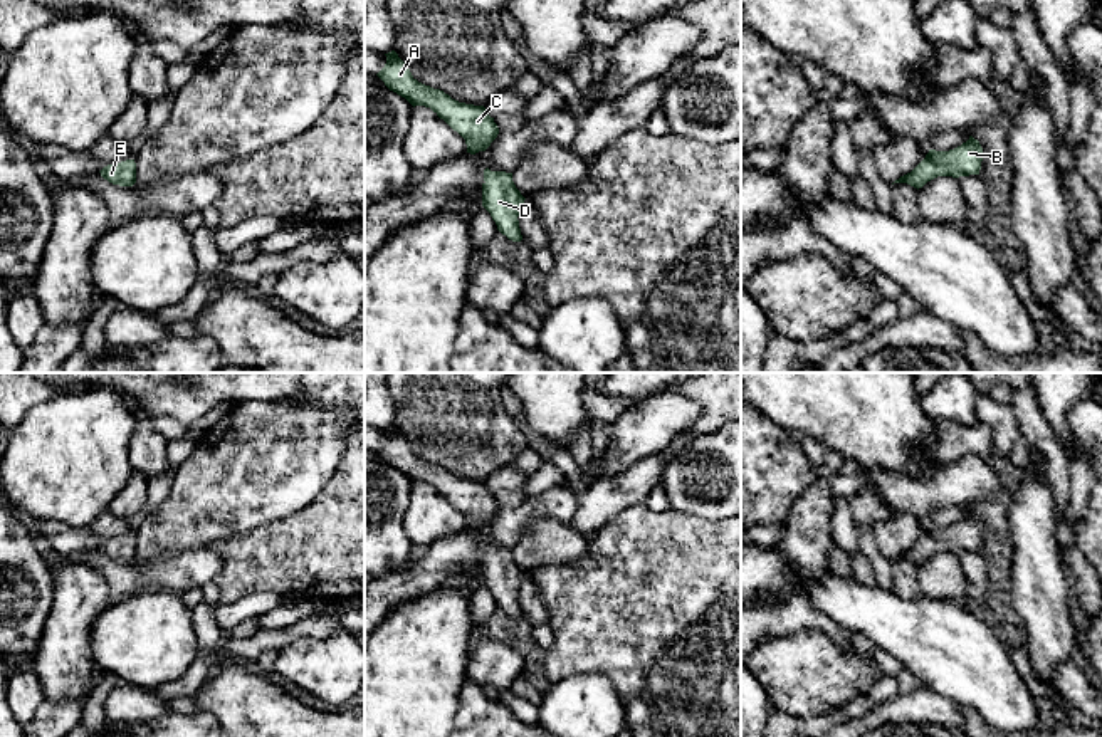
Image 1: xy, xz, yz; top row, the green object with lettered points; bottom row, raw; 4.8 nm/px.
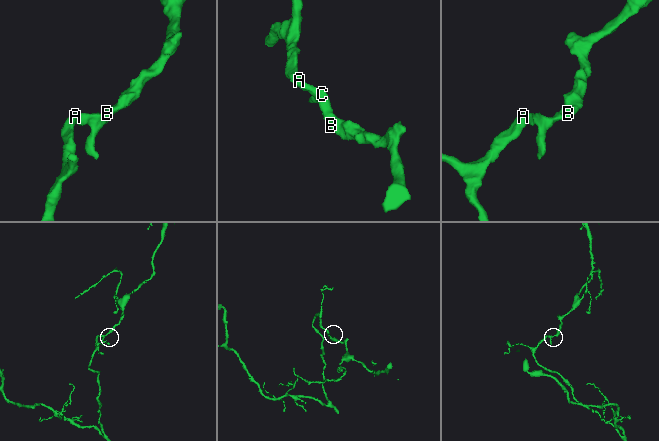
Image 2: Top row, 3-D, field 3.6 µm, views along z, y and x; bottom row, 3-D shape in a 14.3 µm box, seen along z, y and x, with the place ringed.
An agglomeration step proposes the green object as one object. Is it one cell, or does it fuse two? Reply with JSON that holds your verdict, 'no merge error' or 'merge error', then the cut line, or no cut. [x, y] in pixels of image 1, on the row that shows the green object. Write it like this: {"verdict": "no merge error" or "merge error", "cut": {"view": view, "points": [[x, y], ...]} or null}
{"verdict": "no merge error", "cut": null}

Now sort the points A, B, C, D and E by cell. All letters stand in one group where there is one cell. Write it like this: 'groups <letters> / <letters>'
groups A B C D E

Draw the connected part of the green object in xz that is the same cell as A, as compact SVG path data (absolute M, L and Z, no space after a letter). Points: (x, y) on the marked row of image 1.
M395 50L385 55L386 64L376 74L385 86L405 97L413 107L430 107L465 139L467 153L485 151L497 138L499 128L484 106L459 102L443 91L418 82Z

